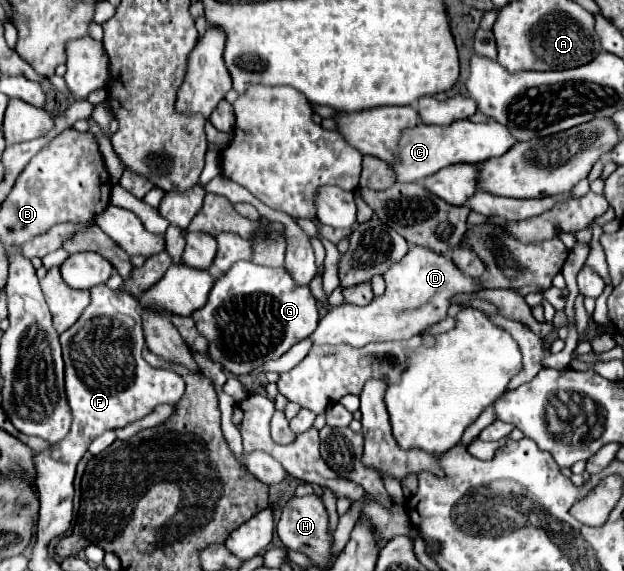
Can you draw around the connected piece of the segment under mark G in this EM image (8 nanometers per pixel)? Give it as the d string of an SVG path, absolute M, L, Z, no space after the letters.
M238 261L214 281L206 305L194 311L192 319L198 333L208 341L212 361L224 371L242 377L266 361L278 359L300 339L310 337L320 315L310 287L296 285L286 269Z

